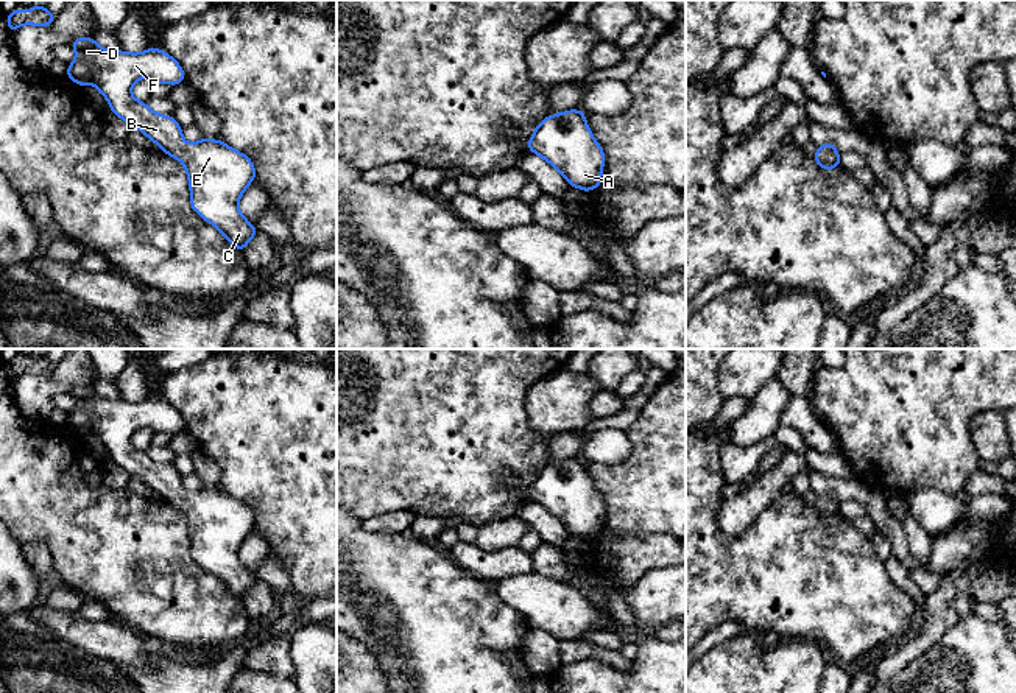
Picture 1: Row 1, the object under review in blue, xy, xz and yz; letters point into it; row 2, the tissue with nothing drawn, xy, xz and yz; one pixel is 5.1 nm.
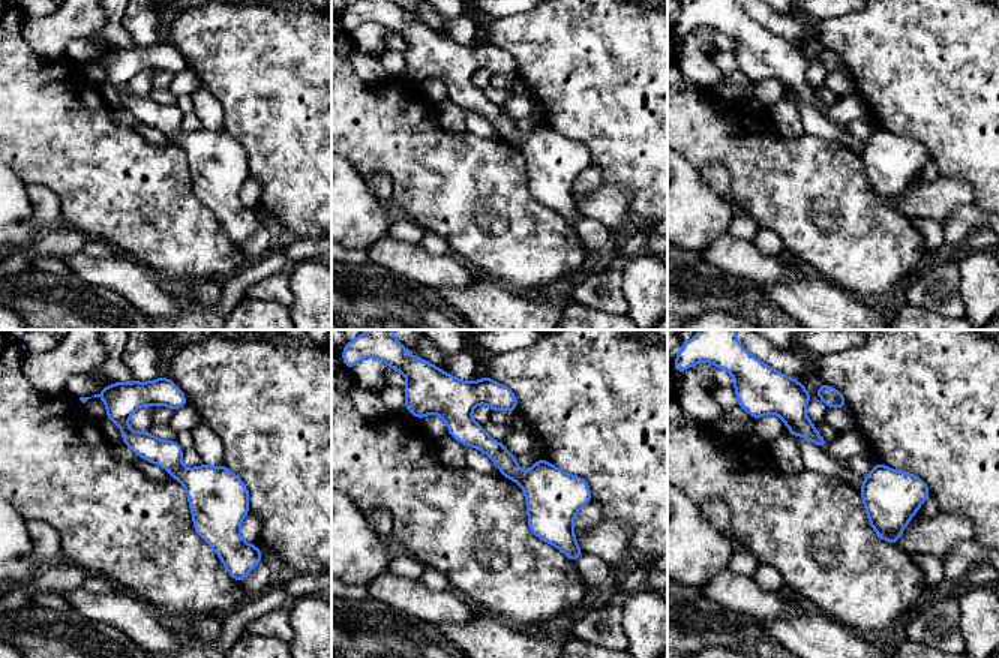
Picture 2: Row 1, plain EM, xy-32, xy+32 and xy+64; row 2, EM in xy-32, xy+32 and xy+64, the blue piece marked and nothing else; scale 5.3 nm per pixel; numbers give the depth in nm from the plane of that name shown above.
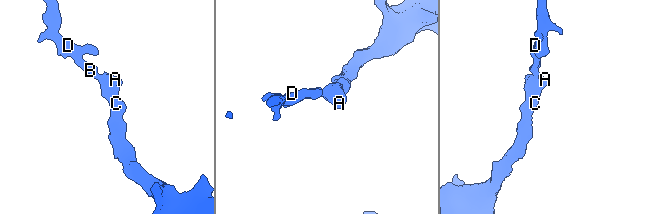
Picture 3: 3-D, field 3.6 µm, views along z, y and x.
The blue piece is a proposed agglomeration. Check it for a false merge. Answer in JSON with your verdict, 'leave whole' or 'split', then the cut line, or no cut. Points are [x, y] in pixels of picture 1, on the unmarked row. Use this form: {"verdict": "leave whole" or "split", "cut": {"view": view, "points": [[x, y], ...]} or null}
{"verdict": "leave whole", "cut": null}

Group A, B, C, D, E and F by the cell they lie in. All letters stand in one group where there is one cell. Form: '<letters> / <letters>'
A B C D E F

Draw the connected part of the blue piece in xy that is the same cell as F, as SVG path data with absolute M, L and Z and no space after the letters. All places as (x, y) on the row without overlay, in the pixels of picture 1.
M93 386L75 388L70 396L76 400L76 406L67 414L65 424L81 436L90 431L104 444L115 464L125 469L131 477L142 480L151 491L157 492L165 503L181 509L187 519L192 558L215 575L234 596L243 601L251 587L259 582L238 559L242 543L256 528L256 517L251 508L218 487L210 489L203 486L195 492L185 492L182 477L171 464L156 463L146 452L131 444L131 436L142 427L148 427L154 433L167 431L170 434L185 430L185 422L176 408L156 396L142 402L104 399Z

